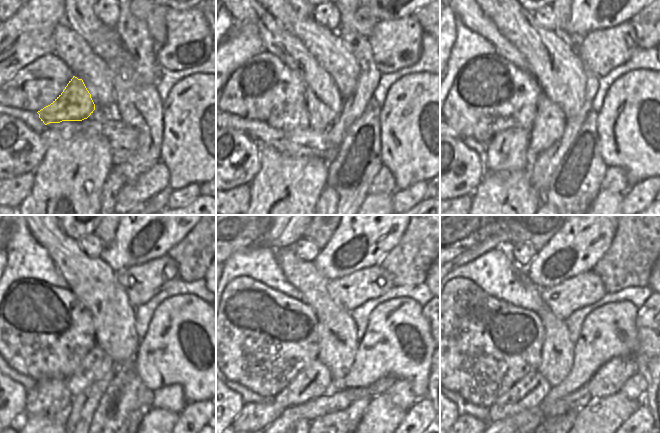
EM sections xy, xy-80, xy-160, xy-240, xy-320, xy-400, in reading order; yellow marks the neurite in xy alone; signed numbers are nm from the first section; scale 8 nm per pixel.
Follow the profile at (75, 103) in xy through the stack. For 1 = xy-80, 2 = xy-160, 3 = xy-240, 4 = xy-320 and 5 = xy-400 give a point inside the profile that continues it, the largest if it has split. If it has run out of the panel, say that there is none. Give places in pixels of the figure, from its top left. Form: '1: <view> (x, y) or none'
1: xy-80 (296, 118)
2: xy-160 (516, 157)
3: xy-240 (51, 397)
4: xy-320 (254, 417)
5: xy-400 (466, 418)

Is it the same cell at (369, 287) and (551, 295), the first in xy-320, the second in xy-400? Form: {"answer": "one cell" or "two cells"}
{"answer": "one cell"}

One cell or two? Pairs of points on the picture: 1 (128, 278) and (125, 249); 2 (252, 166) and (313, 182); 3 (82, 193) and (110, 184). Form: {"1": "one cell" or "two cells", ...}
{"1": "two cells", "2": "two cells", "3": "two cells"}

